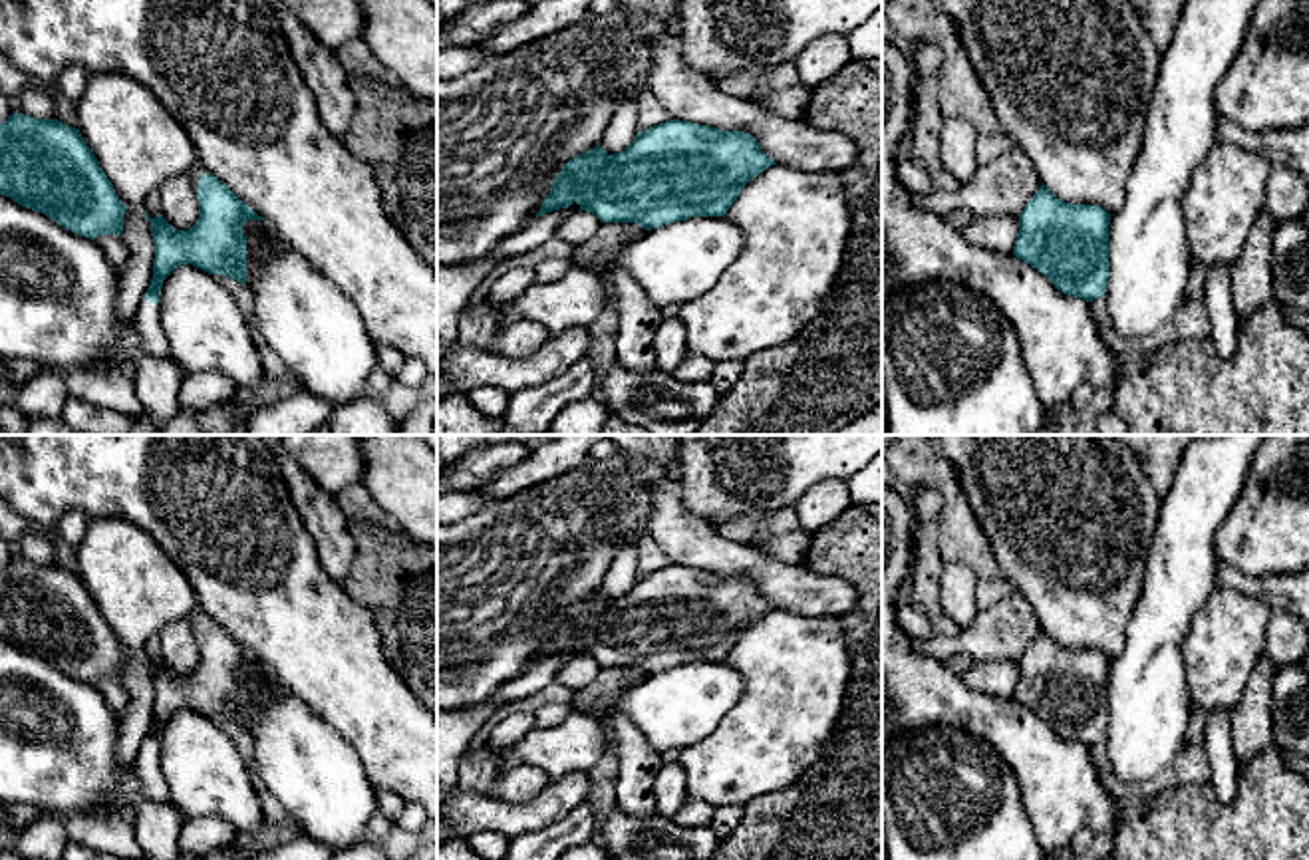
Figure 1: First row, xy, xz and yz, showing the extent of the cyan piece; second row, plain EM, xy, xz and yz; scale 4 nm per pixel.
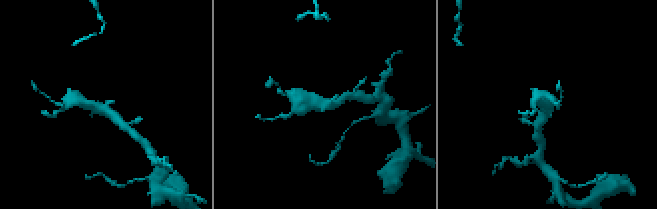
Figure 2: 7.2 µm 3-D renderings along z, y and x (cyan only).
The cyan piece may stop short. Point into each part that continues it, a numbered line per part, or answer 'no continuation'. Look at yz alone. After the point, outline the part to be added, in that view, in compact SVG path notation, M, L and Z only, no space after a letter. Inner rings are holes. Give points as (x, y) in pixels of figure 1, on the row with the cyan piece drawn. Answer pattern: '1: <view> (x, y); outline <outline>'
no continuation

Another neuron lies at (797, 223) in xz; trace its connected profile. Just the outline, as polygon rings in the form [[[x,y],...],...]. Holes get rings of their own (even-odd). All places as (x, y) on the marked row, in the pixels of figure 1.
[[[777,163],[741,189],[725,216],[745,232],[745,246],[709,292],[679,306],[677,318],[685,326],[689,354],[715,363],[743,363],[767,348],[795,340],[820,314],[842,268],[852,215],[840,173],[804,171]]]

